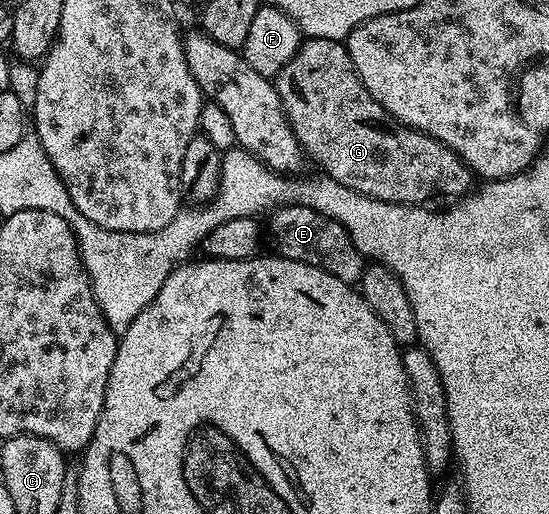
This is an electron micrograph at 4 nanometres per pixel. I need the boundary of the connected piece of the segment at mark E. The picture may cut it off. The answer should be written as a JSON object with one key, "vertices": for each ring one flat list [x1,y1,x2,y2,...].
{"vertices":[[285,204,270,213,271,228,269,224,269,236,275,239,278,255,296,260,297,262,305,262,309,266,317,266,321,270,325,270,329,274,333,274,333,278,341,278,341,282,352,286,358,285,359,280,363,277,365,267,365,257,359,253,357,246,353,246,353,238,349,238,349,234,345,230,345,226,341,226,341,222,333,222,333,218,321,215,317,210,306,208,300,204]]}

